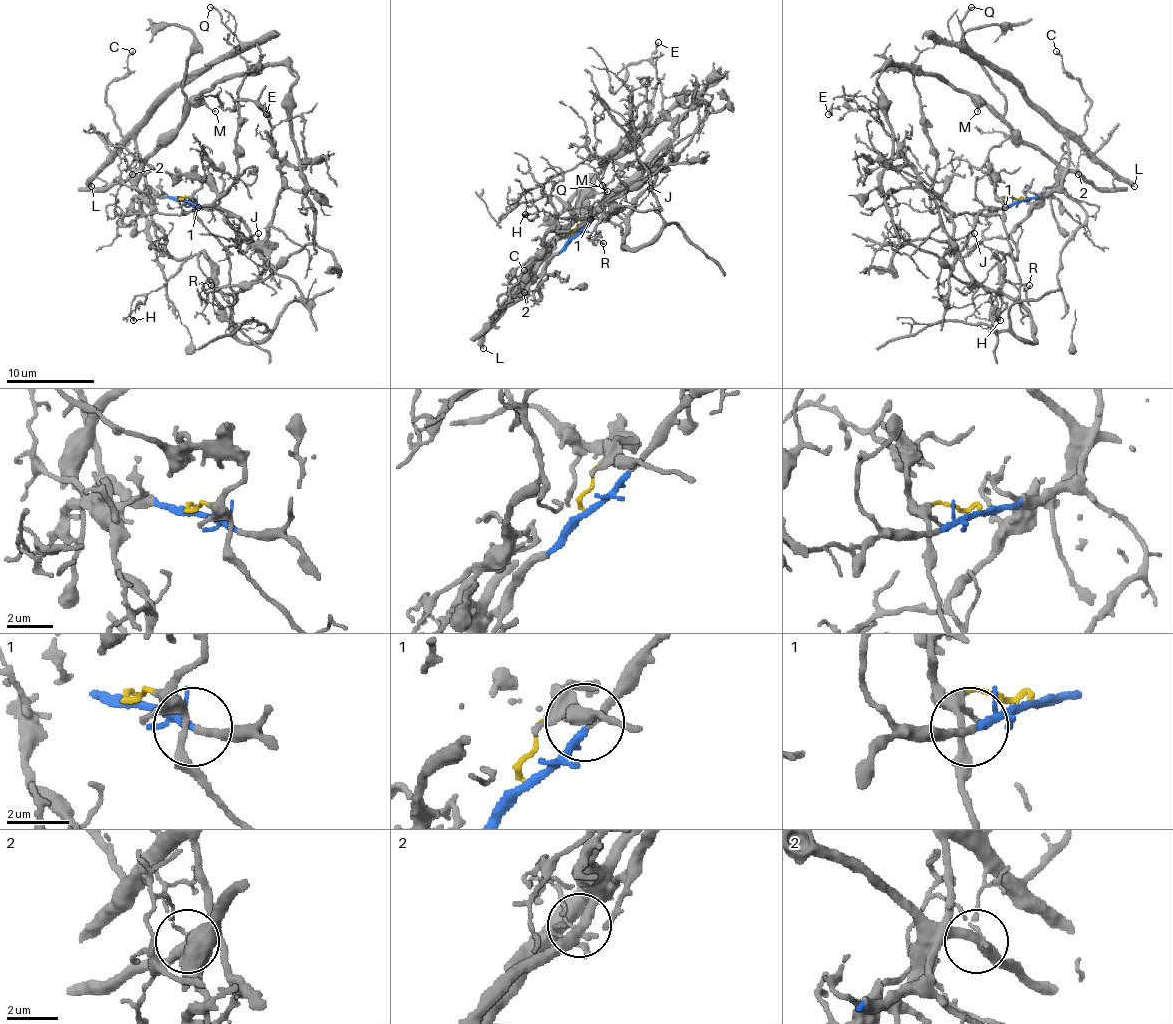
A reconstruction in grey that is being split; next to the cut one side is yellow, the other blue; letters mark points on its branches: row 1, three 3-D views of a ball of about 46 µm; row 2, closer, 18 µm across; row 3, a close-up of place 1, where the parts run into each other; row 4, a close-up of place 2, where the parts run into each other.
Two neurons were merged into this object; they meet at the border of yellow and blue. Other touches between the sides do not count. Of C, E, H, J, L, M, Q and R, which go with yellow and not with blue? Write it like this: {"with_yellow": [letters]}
{"with_yellow": ["E", "H", "R"]}

